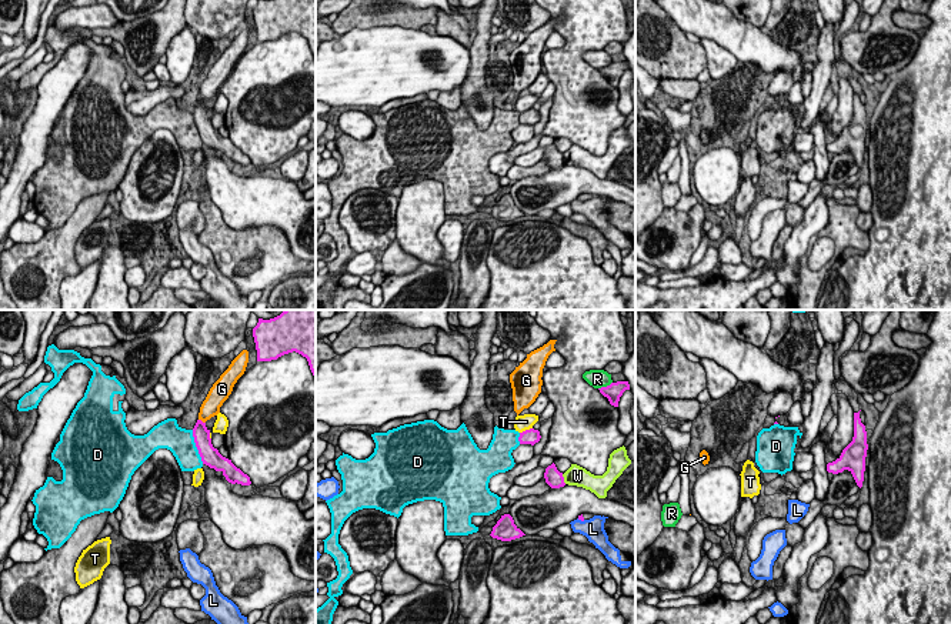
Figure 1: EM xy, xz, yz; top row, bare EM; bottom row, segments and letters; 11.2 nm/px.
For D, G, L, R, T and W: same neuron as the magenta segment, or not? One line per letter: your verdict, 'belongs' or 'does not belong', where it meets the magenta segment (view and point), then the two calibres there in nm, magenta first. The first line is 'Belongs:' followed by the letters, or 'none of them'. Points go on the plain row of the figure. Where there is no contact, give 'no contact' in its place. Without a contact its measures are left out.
Belongs: D
D: belongs | xy (196, 126) | 220/320 nm
G: does not belong | xy (200, 100) | 190/220 nm
L: does not belong | xz (581, 200) | 60/240 nm
R: does not belong | xz (604, 67) | 190/200 nm
T: does not belong | xz (526, 110) | 170/170 nm
W: does not belong | xz (563, 159) | 200/220 nm

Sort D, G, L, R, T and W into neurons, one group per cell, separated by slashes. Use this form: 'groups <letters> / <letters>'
groups D / G / L / R / T / W

